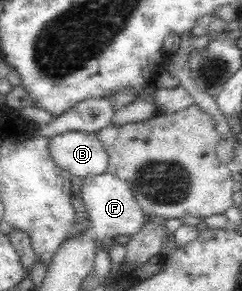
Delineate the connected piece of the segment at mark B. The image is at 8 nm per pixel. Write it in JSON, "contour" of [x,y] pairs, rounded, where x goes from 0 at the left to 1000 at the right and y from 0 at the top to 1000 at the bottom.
{"contour":[[[289,447],[207,471],[198,505],[223,557],[322,612],[438,598],[455,564],[438,512],[388,457]]]}

